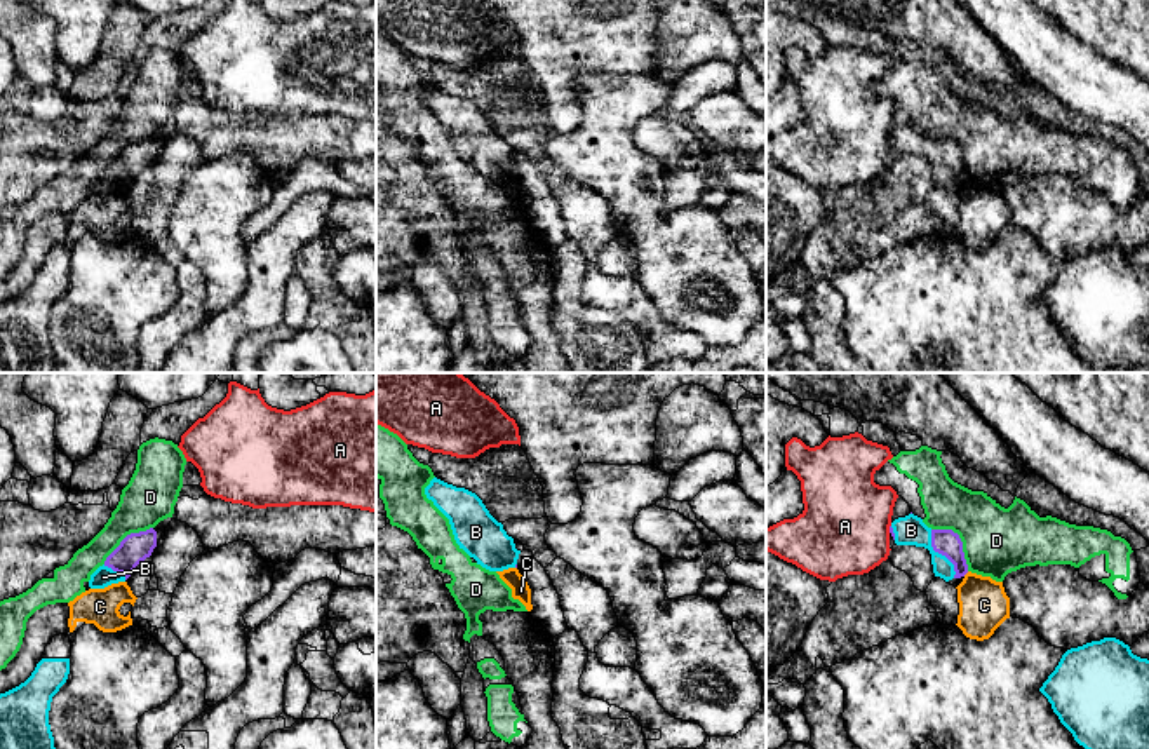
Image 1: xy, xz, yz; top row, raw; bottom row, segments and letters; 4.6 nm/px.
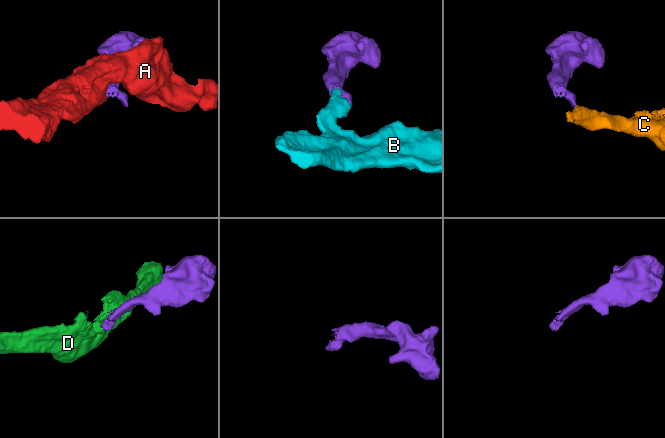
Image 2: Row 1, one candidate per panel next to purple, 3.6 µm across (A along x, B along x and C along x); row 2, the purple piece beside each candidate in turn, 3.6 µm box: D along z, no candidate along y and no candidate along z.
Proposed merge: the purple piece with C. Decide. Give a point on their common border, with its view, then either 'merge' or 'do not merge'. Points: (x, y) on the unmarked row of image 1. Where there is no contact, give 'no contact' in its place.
contact yz (965, 183); do not merge

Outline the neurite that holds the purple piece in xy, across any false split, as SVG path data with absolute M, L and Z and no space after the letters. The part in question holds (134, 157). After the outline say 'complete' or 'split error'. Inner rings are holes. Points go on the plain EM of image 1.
M153 138L127 145L120 155L106 167L89 190L91 199L104 199L111 193L125 192L136 176L151 165L157 157Z; split error

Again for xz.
M433 87L425 105L449 129L456 153L477 174L489 181L517 178L521 160L475 103Z; split error

